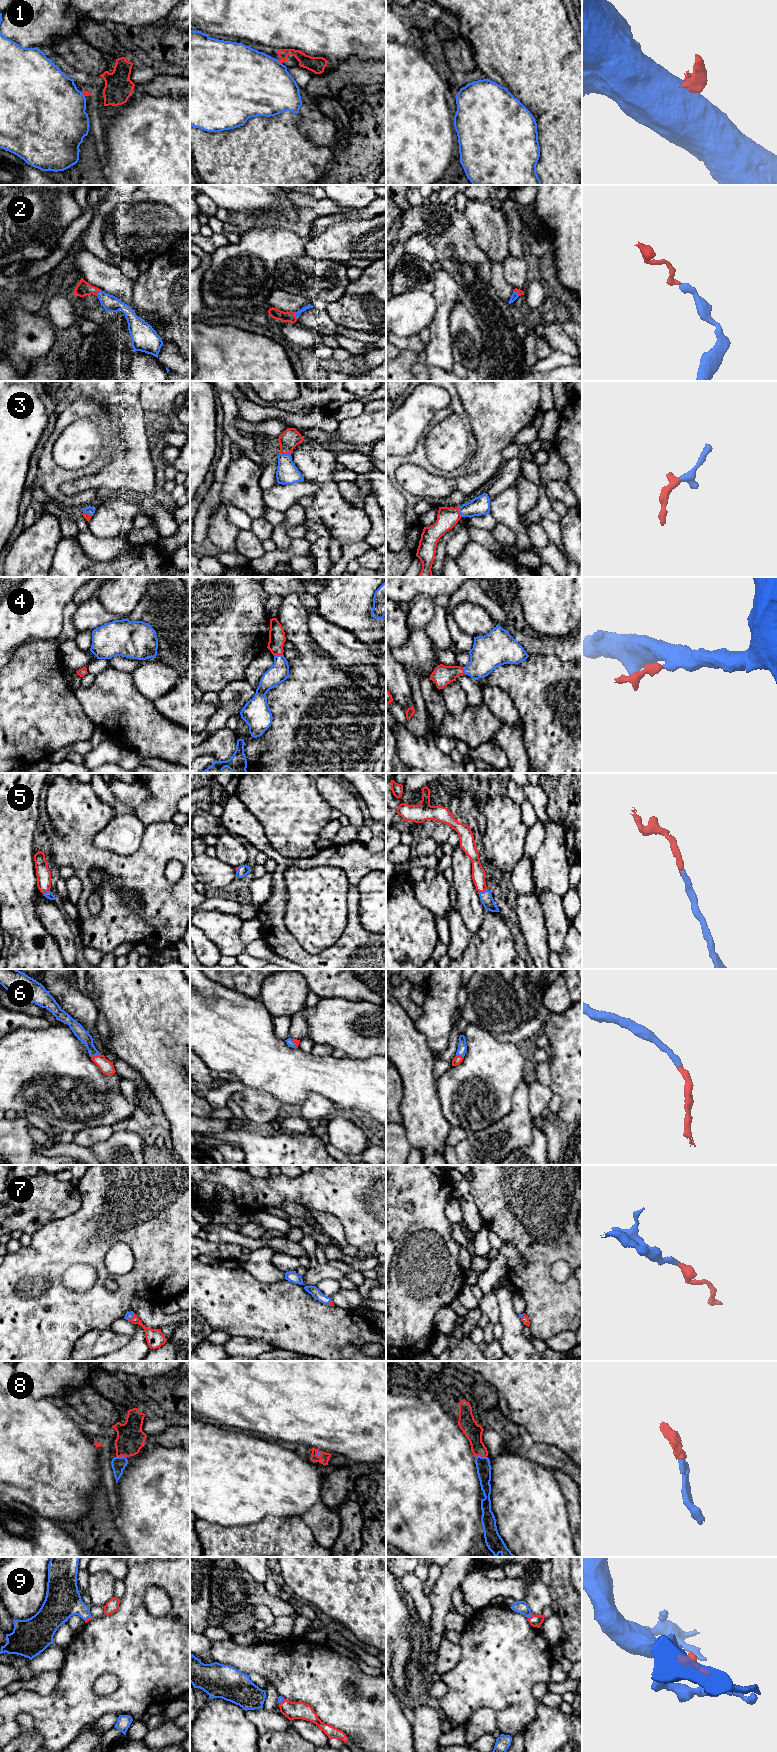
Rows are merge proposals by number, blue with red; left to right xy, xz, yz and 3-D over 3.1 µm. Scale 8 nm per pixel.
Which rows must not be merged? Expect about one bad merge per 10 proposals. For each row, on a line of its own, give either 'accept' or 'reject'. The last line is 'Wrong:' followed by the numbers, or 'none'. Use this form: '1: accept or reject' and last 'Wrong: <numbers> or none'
1: reject
2: accept
3: accept
4: accept
5: accept
6: accept
7: accept
8: accept
9: accept
Wrong: 1

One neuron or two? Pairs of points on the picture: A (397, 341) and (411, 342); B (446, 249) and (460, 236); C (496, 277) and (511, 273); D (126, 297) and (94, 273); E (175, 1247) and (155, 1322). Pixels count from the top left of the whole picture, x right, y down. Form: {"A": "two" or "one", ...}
{"A": "one", "B": "one", "C": "two", "D": "one", "E": "two"}

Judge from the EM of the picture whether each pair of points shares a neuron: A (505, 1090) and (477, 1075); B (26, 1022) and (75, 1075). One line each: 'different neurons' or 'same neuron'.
A: same neuron
B: different neurons

